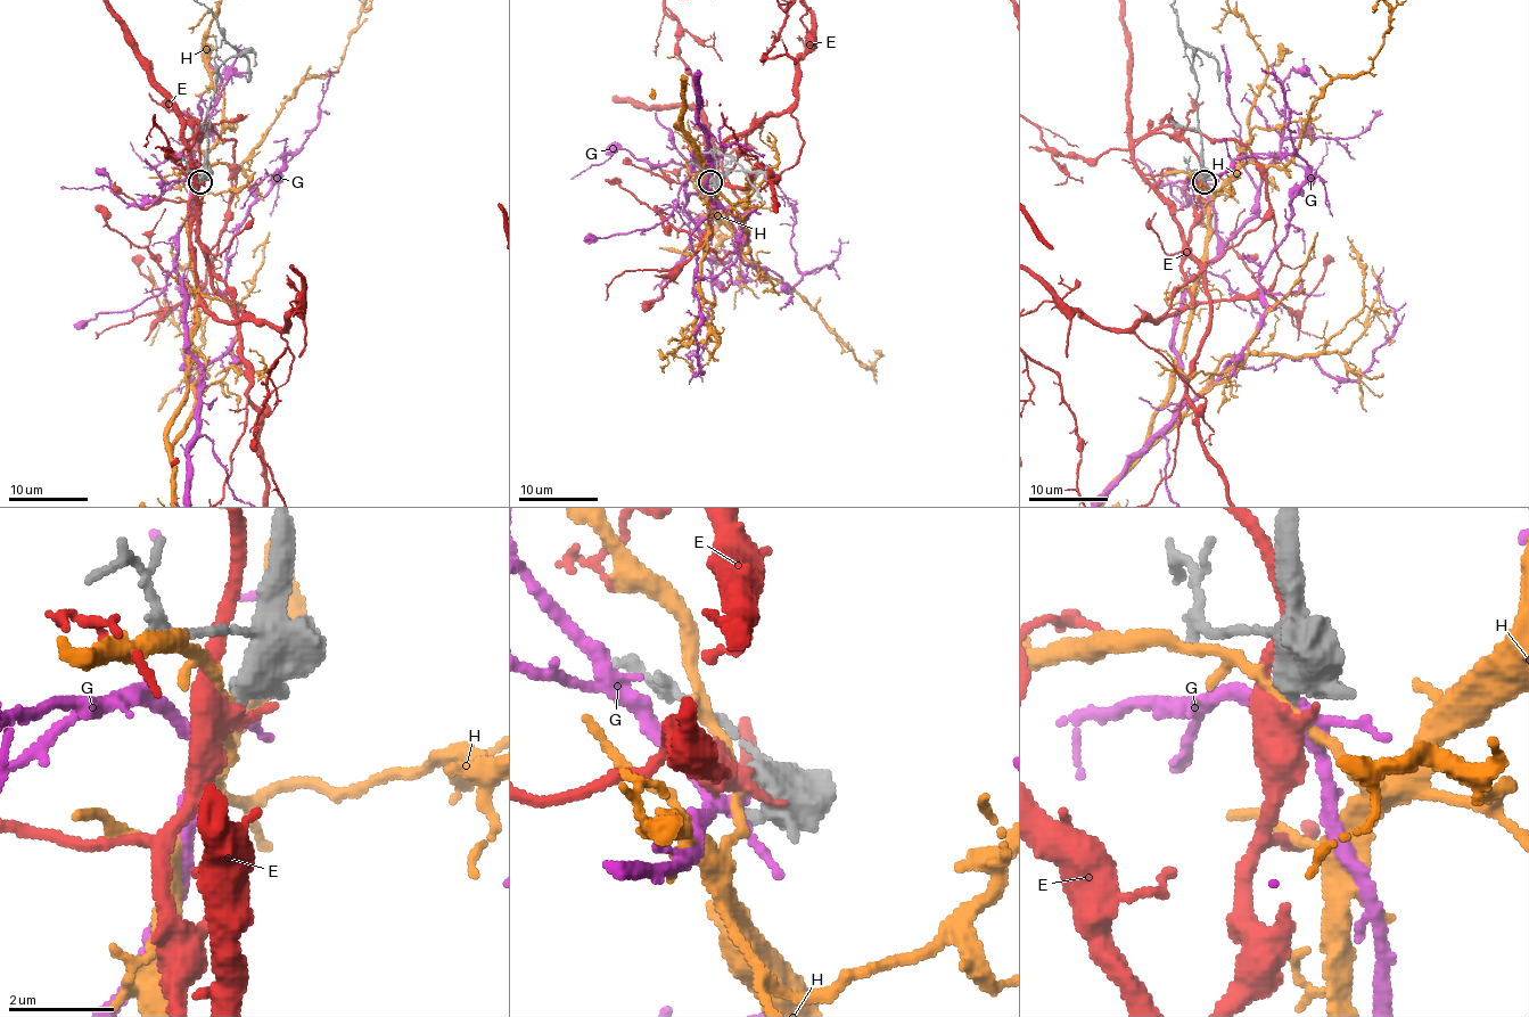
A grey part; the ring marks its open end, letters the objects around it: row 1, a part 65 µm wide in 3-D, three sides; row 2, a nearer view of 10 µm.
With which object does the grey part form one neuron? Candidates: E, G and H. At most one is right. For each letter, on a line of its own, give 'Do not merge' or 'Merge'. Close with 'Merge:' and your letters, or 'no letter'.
E: Do not merge
G: Merge
H: Do not merge
Merge: G

